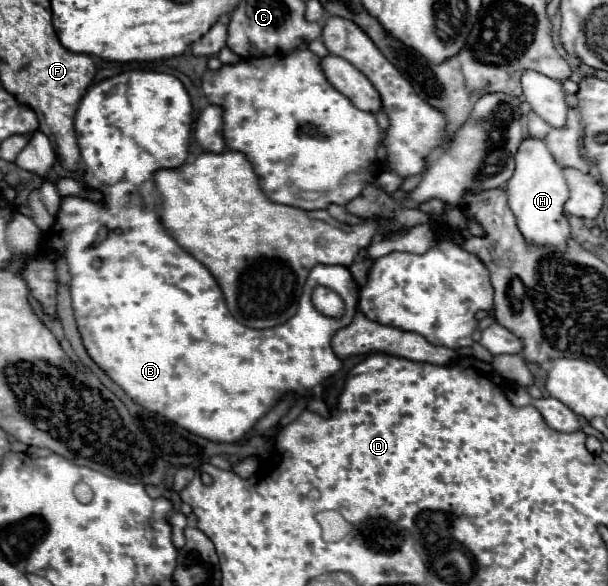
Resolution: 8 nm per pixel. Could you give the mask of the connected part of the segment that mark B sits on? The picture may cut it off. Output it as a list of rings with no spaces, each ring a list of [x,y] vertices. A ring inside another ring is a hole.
[[[126,71],[92,87],[84,95],[76,111],[76,137],[84,163],[82,185],[100,191],[102,201],[64,197],[56,221],[42,235],[38,257],[32,261],[24,261],[24,267],[20,267],[18,273],[26,281],[32,297],[44,307],[44,313],[56,315],[56,293],[52,293],[52,303],[42,301],[42,271],[56,271],[54,263],[64,257],[72,275],[70,291],[74,317],[82,343],[92,361],[116,385],[120,385],[134,403],[166,417],[168,421],[174,421],[194,435],[210,441],[234,443],[242,439],[286,391],[294,391],[298,395],[310,393],[310,407],[326,417],[328,407],[320,399],[320,381],[328,379],[342,367],[342,361],[334,355],[330,347],[330,339],[340,327],[346,327],[354,319],[358,285],[346,267],[316,265],[306,279],[298,313],[294,315],[294,319],[290,319],[290,323],[284,323],[282,327],[274,327],[270,331],[254,331],[240,325],[228,313],[224,295],[216,279],[206,267],[202,267],[202,263],[198,263],[190,253],[178,247],[178,243],[168,235],[158,217],[160,201],[156,199],[154,173],[162,167],[182,167],[182,163],[186,161],[192,123],[190,113],[192,103],[184,85],[168,73]],[[316,285],[324,285],[344,299],[346,315],[342,319],[324,317],[312,307],[310,295]]]

